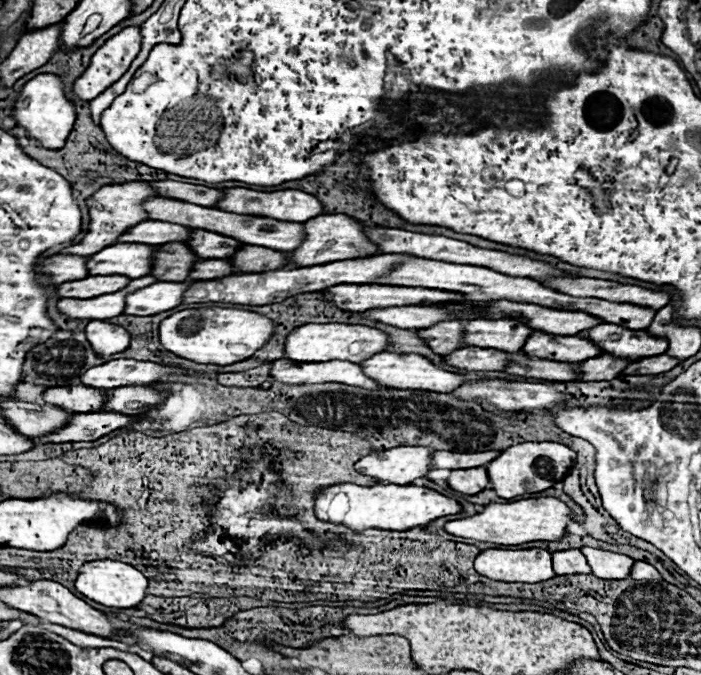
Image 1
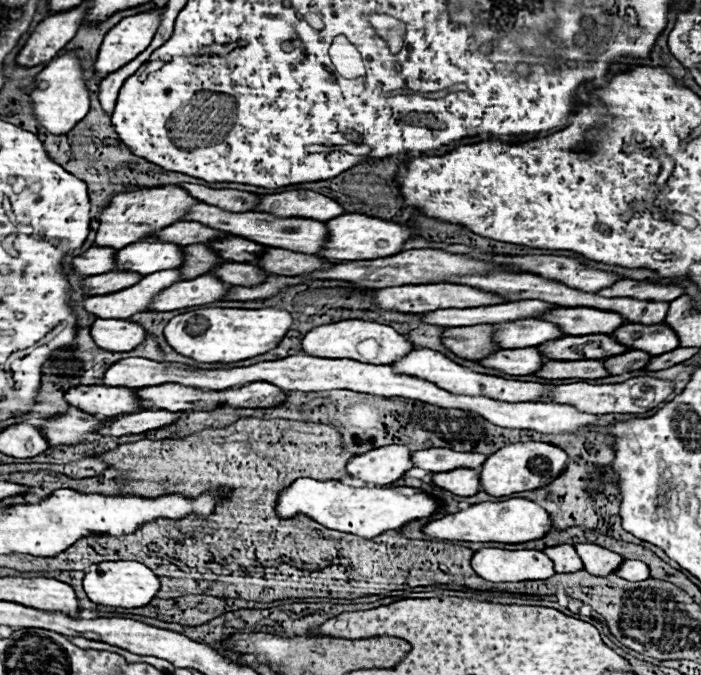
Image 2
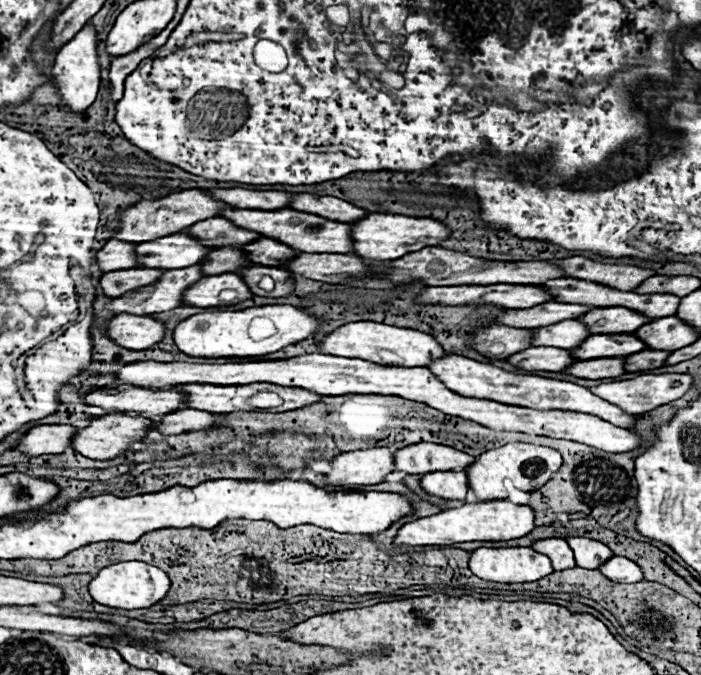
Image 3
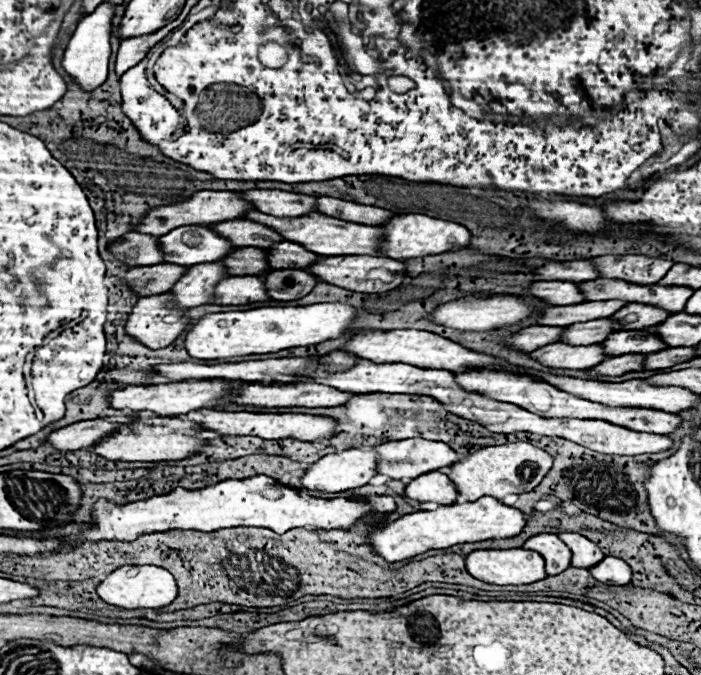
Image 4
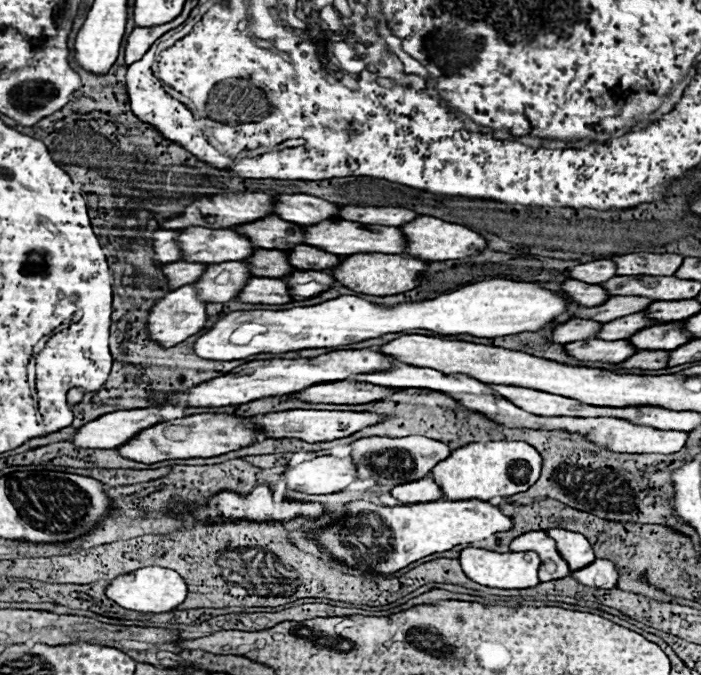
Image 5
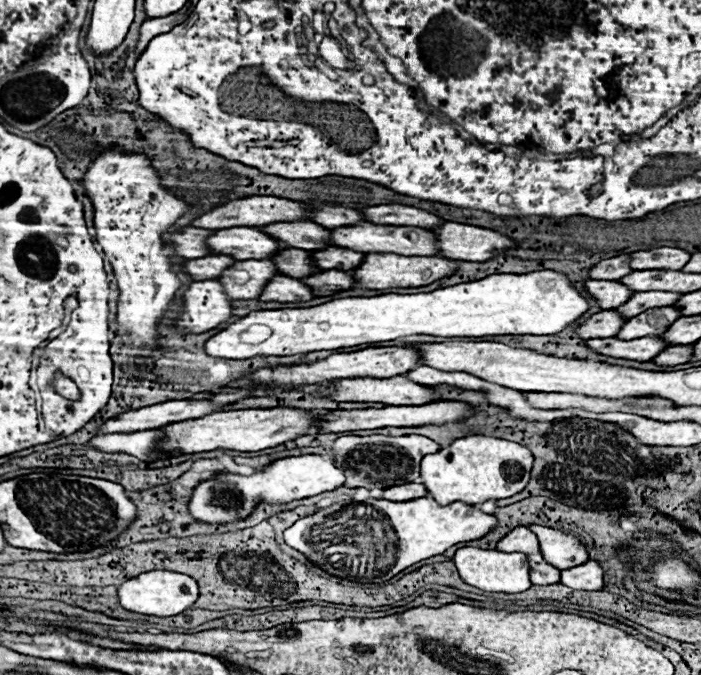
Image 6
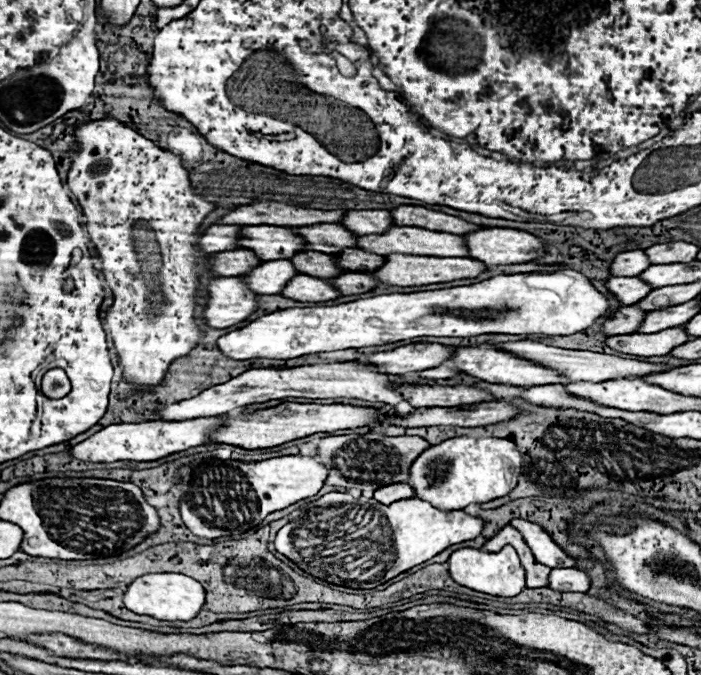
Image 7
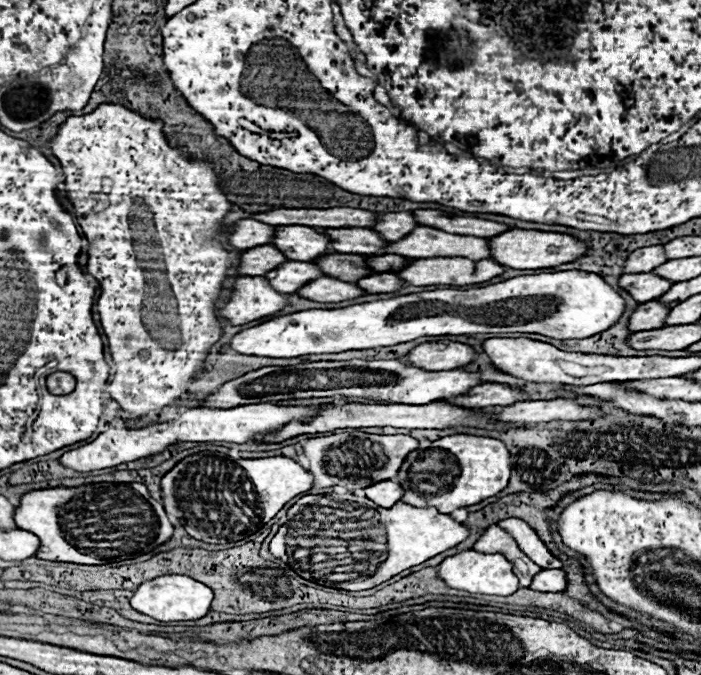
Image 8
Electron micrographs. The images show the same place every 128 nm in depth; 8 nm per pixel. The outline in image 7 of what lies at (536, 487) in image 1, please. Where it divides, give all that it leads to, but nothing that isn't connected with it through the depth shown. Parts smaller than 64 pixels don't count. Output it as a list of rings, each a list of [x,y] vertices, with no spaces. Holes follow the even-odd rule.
[[[458,436],[426,448],[410,466],[408,484],[414,488],[416,498],[434,504],[442,512],[450,512],[506,496],[516,488],[520,468],[522,454],[512,440]]]

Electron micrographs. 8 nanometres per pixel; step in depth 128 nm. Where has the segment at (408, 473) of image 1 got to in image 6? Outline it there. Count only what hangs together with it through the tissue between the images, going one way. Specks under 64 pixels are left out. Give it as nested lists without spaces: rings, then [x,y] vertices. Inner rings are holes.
[[[304,454],[290,456],[268,464],[264,470],[254,474],[234,474],[220,472],[218,476],[200,482],[194,488],[194,494],[188,502],[188,512],[194,520],[204,524],[232,524],[248,518],[260,502],[268,504],[286,504],[292,500],[310,498],[322,492],[336,490],[344,484],[342,470],[334,466],[334,460],[328,456]]]

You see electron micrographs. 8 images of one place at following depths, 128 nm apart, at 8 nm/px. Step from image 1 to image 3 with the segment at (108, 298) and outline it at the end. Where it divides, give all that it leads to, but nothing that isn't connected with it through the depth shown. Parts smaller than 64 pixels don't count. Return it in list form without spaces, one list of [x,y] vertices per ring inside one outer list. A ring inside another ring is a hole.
[[[188,266],[178,270],[168,270],[166,276],[162,276],[158,282],[150,284],[150,288],[140,288],[136,292],[126,292],[120,298],[112,298],[108,302],[110,310],[122,314],[156,314],[156,312],[168,312],[178,306],[182,306],[182,292],[194,284],[194,280],[200,280],[202,268]]]

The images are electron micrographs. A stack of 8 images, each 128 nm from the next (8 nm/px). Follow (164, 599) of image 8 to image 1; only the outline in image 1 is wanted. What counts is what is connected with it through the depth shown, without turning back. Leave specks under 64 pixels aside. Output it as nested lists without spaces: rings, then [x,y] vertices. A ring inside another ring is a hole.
[[[94,560],[80,568],[76,590],[82,592],[86,598],[108,606],[108,608],[134,608],[146,598],[148,590],[148,578],[136,570],[132,564],[116,562],[116,560]]]

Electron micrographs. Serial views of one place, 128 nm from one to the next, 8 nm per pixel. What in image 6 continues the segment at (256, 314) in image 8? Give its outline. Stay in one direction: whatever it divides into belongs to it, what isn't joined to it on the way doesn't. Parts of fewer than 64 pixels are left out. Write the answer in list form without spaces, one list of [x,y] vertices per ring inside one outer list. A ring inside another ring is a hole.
[[[218,280],[192,282],[184,292],[182,312],[174,324],[182,334],[200,334],[232,318],[232,312],[232,300]]]

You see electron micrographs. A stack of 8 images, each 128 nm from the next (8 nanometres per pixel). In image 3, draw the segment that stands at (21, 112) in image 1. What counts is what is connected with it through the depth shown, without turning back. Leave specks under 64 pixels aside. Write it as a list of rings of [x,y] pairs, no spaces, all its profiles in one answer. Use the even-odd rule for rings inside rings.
[[[86,24],[68,44],[64,44],[52,68],[52,82],[56,84],[64,104],[72,112],[84,112],[96,98],[100,88],[100,62],[98,62],[98,38],[92,24]]]

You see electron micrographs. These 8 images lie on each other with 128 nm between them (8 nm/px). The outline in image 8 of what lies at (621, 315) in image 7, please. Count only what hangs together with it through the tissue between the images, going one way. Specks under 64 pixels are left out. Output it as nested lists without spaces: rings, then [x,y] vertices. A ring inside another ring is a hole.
[[[658,300],[644,302],[630,316],[630,330],[632,332],[642,332],[642,330],[662,328],[668,314],[670,314],[670,306],[666,306],[666,304],[658,302]]]

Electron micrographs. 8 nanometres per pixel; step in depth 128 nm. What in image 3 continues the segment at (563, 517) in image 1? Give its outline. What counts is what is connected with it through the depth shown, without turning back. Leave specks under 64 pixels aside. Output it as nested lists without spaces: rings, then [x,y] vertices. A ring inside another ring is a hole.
[[[490,500],[490,502],[462,504],[460,508],[442,510],[434,516],[408,522],[398,530],[392,544],[396,548],[406,548],[406,546],[450,546],[460,542],[500,542],[522,538],[532,528],[534,528],[534,512],[530,506],[512,504],[508,500]]]

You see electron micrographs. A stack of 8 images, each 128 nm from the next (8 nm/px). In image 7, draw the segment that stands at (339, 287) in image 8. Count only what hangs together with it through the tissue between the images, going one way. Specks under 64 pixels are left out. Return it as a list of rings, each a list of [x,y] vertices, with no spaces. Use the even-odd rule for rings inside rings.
[[[298,274],[286,284],[282,296],[298,302],[326,302],[326,300],[336,300],[342,294],[328,280]]]

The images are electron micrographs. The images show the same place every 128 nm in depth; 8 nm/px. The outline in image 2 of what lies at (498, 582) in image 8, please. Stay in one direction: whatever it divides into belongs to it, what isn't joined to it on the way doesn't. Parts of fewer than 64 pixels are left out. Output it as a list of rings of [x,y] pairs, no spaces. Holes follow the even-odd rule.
[[[482,548],[472,556],[472,568],[488,582],[526,582],[554,576],[552,560],[542,550]]]

